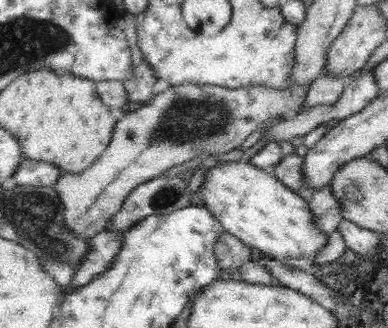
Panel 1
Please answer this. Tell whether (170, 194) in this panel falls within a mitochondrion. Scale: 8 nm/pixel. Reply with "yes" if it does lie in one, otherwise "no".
yes

